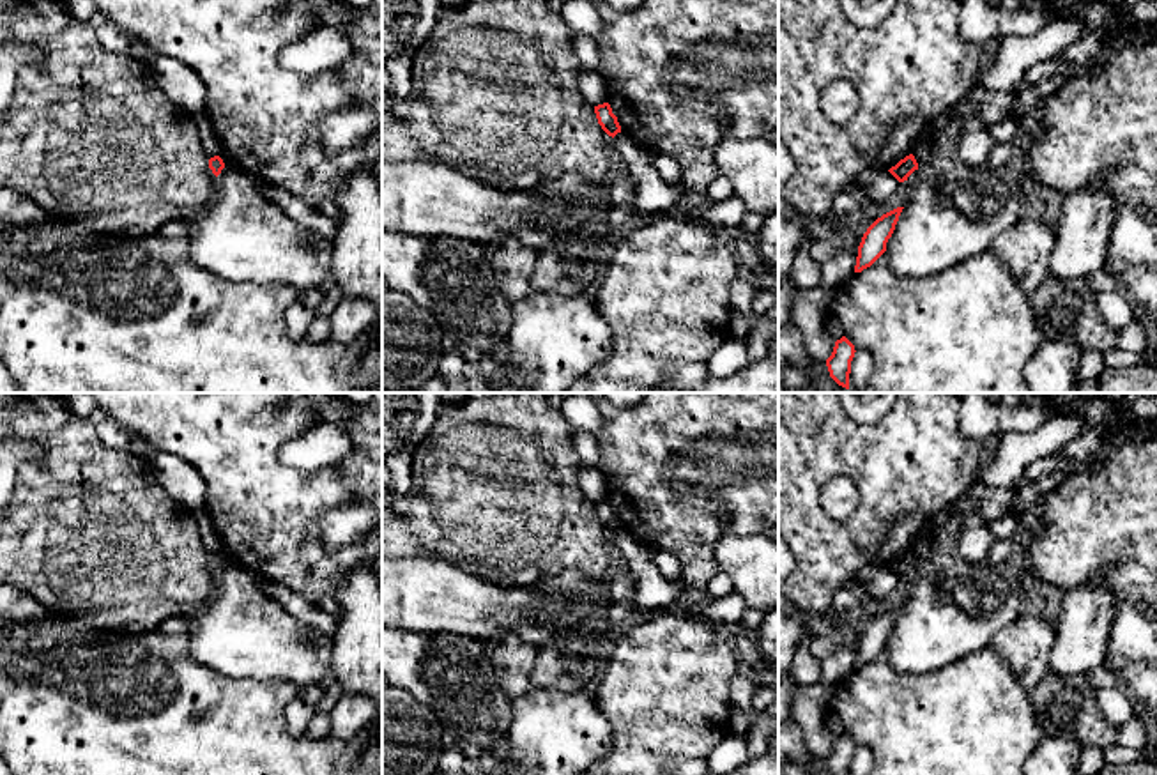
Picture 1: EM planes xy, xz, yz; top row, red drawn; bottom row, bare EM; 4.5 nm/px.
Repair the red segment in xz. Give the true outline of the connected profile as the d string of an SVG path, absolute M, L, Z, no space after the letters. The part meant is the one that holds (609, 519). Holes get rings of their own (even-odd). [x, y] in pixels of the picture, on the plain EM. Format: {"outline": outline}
{"outline": "M609 499L594 503L594 510L596 510L598 520L609 533L614 534L617 529L621 529L617 513L612 510L612 504Z"}

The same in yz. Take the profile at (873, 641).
{"outline": "M897 603L883 610L867 625L858 642L854 669L870 664L886 648L886 639L895 626L902 605Z"}

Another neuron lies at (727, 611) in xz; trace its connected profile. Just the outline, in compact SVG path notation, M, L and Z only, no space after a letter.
M736 591L716 600L709 600L702 595L688 596L678 605L678 609L725 630L734 630L748 610L747 602Z

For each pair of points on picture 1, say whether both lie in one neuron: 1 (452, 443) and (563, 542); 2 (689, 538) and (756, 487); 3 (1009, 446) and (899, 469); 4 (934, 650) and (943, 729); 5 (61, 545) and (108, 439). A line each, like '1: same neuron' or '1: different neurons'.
1: same neuron
2: same neuron
3: different neurons
4: different neurons
5: different neurons

